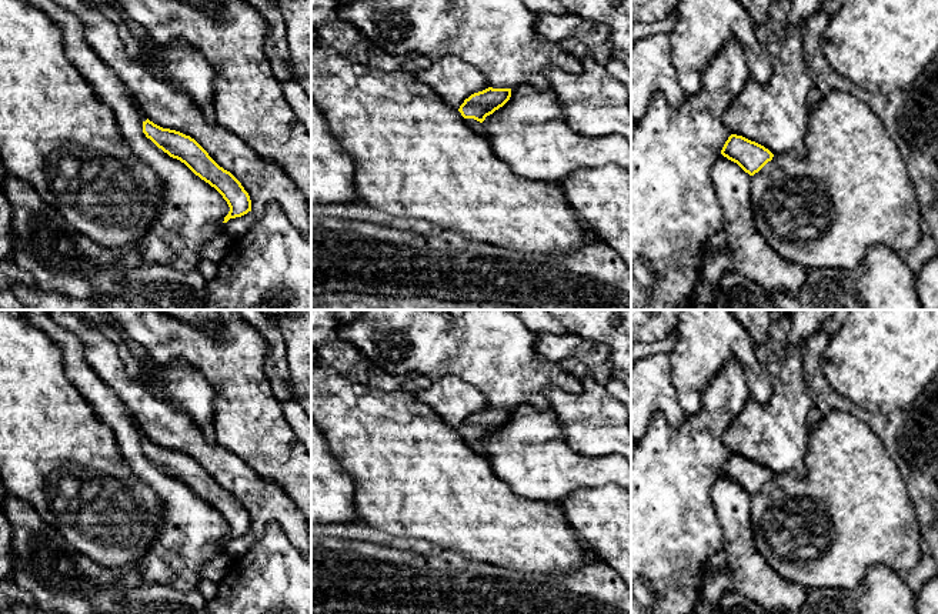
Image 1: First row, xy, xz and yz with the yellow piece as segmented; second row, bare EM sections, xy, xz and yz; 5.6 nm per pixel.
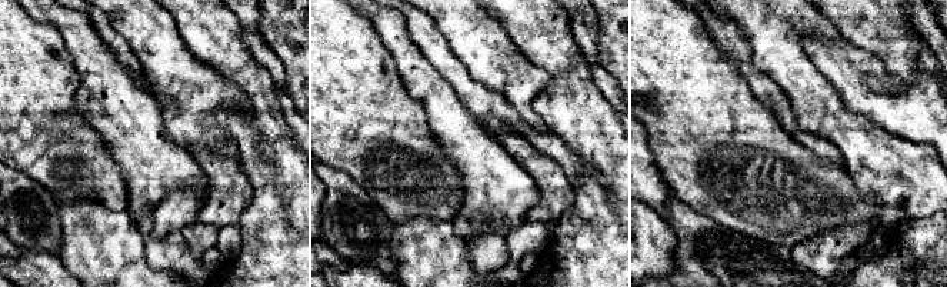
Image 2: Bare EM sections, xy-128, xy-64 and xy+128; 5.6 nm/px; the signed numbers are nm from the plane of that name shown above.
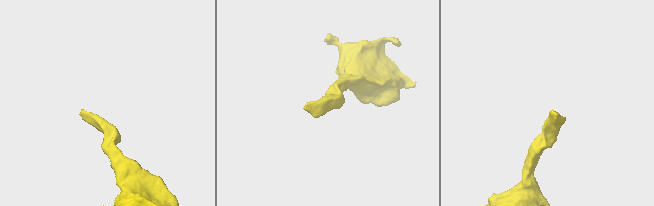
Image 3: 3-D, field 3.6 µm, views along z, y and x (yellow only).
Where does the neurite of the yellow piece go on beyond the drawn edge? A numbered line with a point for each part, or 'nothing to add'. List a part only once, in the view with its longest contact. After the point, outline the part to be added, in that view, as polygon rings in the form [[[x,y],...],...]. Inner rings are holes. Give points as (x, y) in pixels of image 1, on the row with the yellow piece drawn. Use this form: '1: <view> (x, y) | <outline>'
1: xz (476, 126) | [[[465,119],[465,123],[468,124],[468,127],[473,131],[475,131],[475,133],[478,133],[481,136],[487,136],[487,131],[485,131],[485,127],[484,127],[483,123],[480,123],[480,121],[474,120],[474,119]]]

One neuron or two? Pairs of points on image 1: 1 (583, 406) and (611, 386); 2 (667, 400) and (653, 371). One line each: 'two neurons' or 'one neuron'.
1: two neurons
2: one neuron

